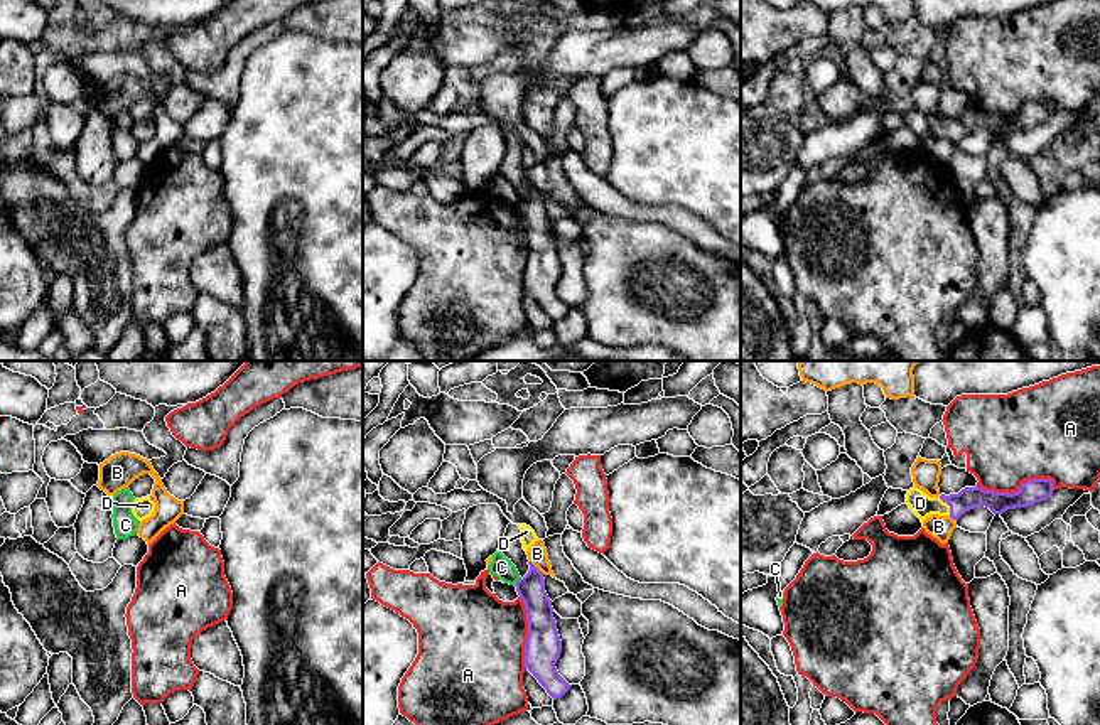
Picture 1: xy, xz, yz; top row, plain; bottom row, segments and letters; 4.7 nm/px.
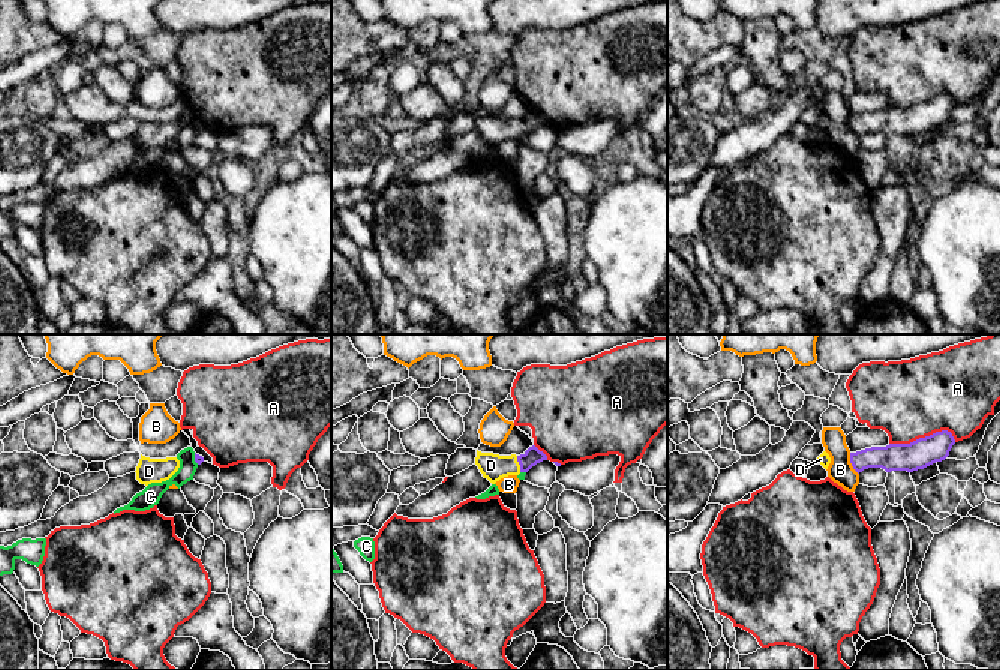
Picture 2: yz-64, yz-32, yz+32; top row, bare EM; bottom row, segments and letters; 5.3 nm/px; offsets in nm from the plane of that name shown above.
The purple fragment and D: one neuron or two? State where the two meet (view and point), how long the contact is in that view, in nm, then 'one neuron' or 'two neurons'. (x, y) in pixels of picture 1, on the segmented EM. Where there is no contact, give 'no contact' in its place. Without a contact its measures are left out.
yz (949, 504) | 110 nm | one neuron

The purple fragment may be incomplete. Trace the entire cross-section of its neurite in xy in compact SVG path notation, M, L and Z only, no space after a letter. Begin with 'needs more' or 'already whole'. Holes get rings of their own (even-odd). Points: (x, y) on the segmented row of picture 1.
needs more; M152 496L135 499L132 504L132 513L138 521L150 518L155 511L155 502Z

